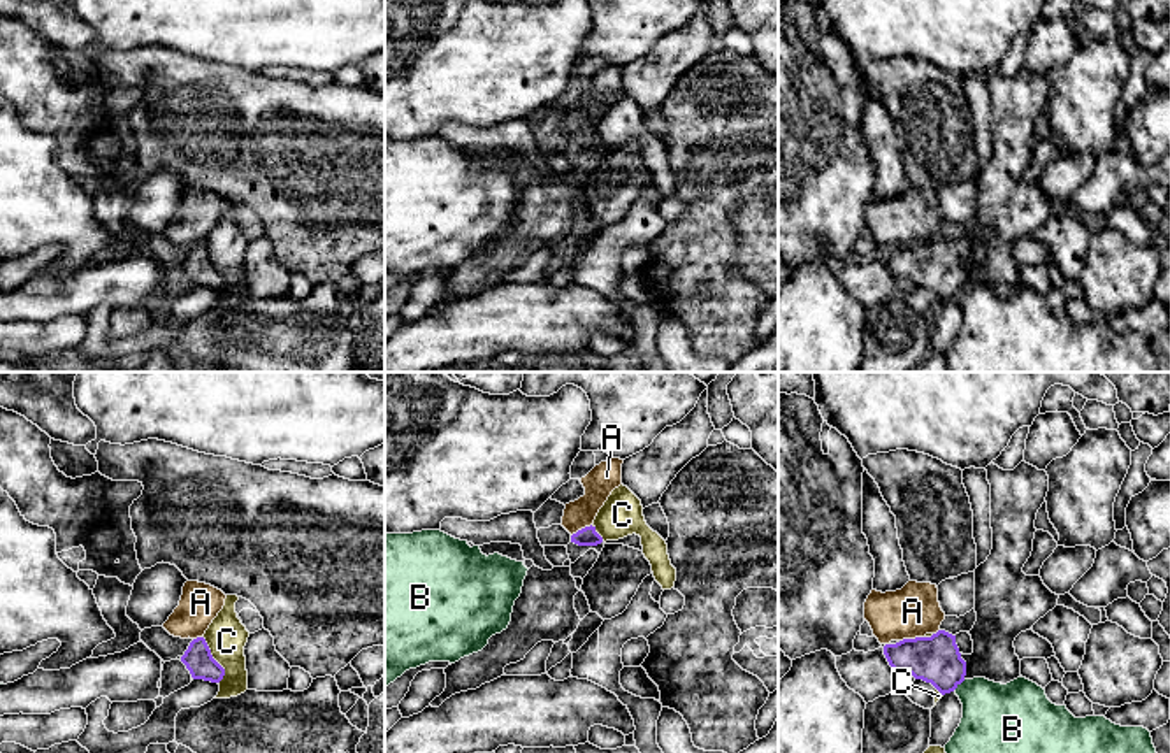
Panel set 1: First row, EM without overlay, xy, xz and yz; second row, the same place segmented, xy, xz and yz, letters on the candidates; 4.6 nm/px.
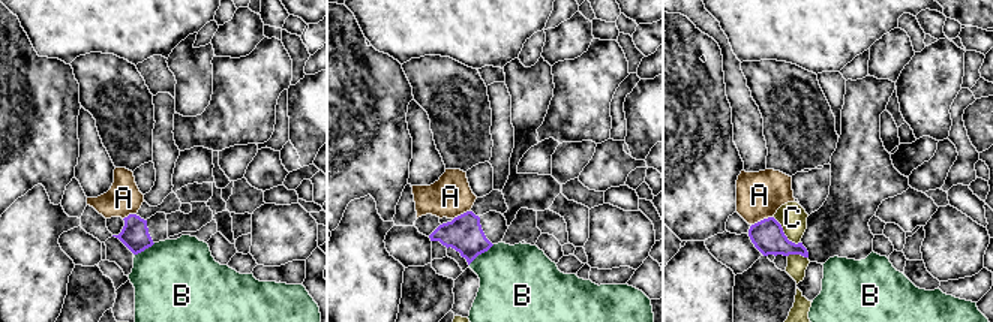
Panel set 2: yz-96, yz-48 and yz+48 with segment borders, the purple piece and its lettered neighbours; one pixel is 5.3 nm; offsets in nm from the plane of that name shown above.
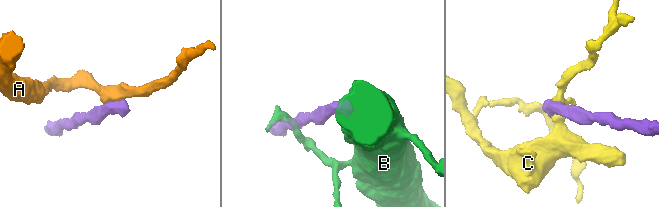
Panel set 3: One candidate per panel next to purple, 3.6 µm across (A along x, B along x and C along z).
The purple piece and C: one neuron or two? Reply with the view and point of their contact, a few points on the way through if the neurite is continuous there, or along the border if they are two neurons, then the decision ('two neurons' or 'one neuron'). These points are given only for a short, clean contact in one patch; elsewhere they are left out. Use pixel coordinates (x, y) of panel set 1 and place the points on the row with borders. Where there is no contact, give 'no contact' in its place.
contact xy (215, 660); border xy (202, 638), (211, 657), (223, 669), (223, 678), (218, 683); two neurons

